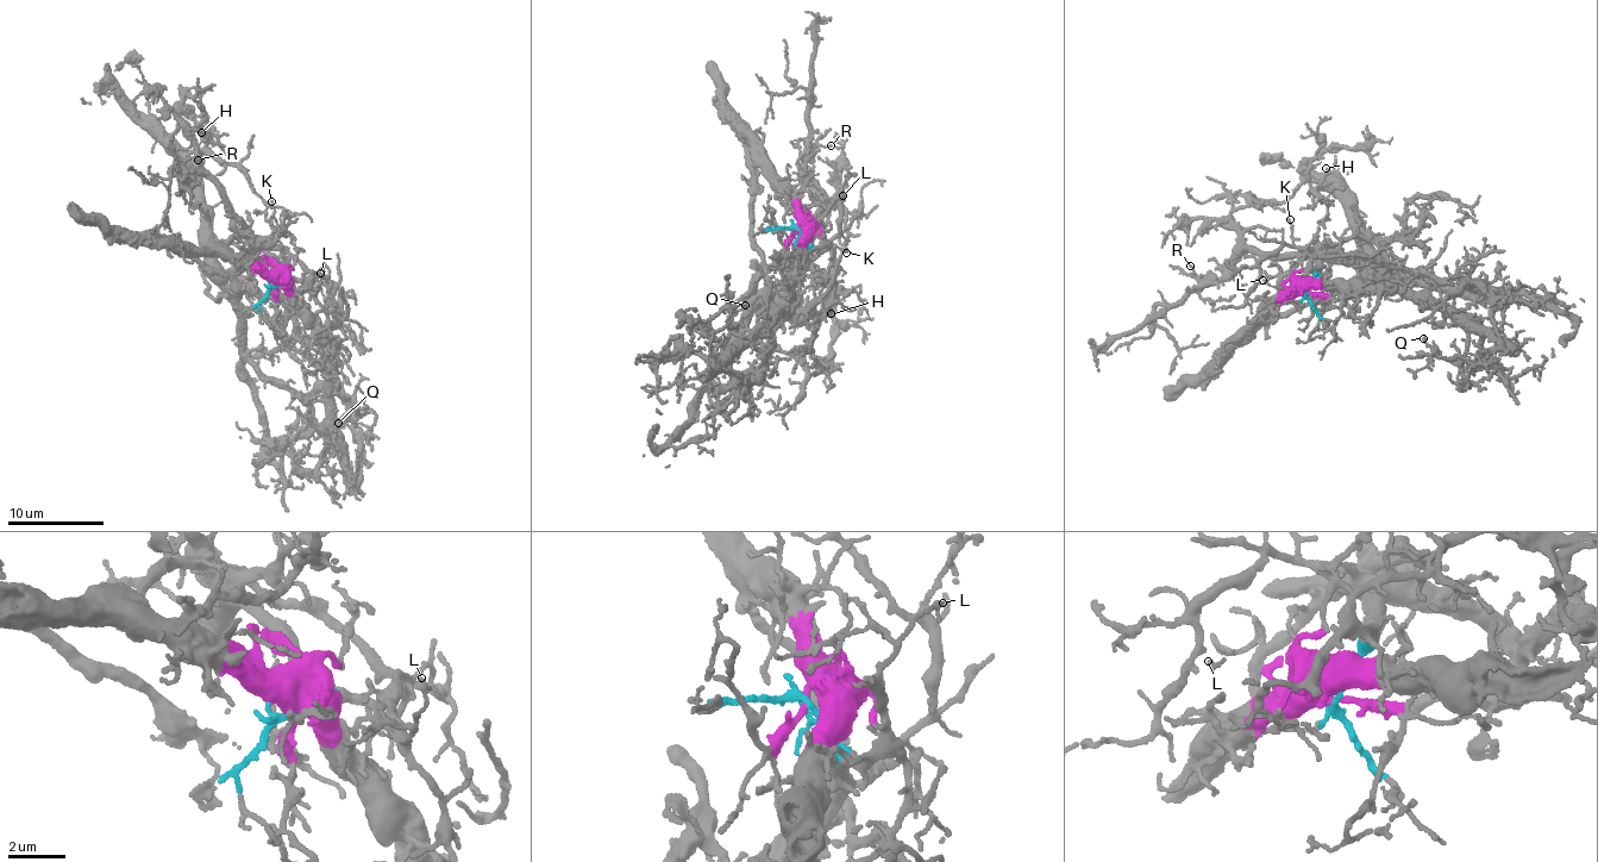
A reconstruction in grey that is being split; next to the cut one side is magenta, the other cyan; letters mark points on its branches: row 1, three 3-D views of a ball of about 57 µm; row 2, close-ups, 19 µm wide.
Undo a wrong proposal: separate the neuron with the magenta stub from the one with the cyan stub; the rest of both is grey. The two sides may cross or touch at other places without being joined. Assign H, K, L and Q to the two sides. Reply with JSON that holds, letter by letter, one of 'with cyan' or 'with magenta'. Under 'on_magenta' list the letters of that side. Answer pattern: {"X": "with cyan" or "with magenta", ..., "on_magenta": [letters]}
{"H": "with cyan", "K": "with cyan", "L": "with cyan", "Q": "with magenta", "on_magenta": ["Q"]}

